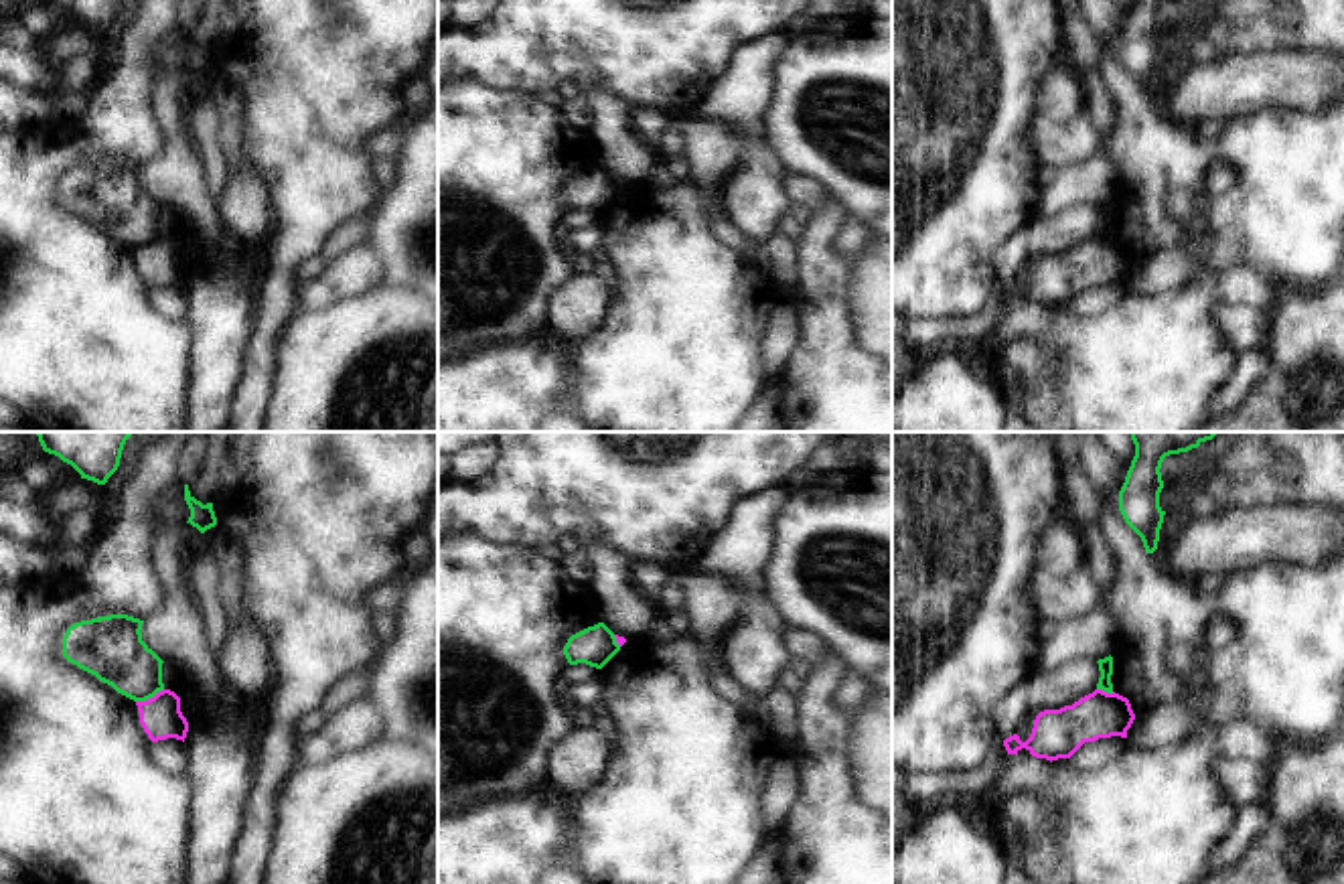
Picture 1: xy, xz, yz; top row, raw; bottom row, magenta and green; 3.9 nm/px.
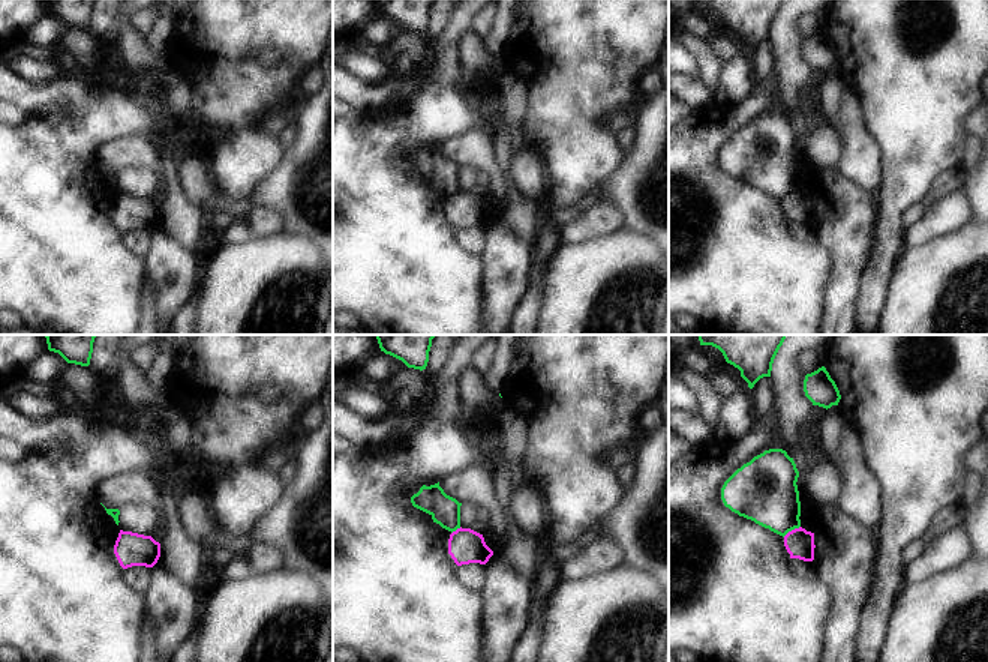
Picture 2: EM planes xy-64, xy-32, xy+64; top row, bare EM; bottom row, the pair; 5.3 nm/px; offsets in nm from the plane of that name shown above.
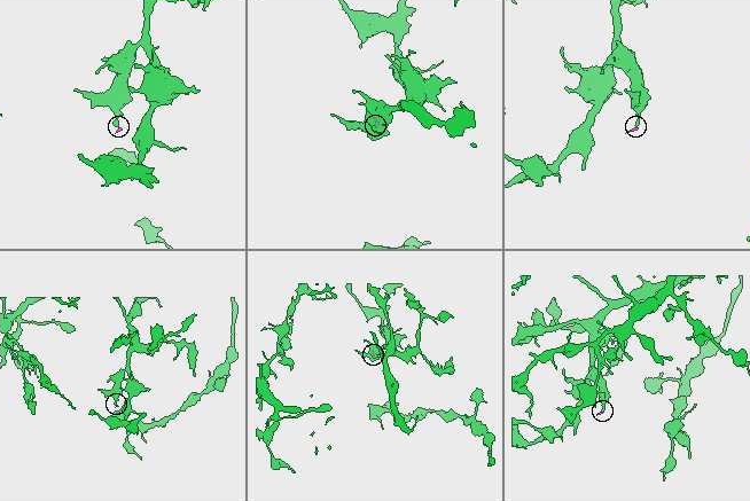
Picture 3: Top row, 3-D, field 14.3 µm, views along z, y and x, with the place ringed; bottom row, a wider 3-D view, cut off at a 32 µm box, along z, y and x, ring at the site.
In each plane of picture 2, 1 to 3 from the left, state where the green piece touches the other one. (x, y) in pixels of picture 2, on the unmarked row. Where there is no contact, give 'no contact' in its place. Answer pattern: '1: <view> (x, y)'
1: no contact
2: xy-32 (458, 192)
3: xy+64 (792, 194)

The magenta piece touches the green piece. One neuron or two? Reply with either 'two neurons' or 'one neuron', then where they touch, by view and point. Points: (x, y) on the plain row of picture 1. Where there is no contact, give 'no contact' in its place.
two neurons | xy (151, 244)

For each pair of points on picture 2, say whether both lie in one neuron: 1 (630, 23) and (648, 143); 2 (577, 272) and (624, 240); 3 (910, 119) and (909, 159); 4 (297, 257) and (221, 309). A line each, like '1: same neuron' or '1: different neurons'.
1: different neurons
2: same neuron
3: same neuron
4: same neuron

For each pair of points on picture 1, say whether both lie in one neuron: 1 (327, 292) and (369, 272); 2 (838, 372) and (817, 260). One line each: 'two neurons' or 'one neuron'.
1: one neuron
2: one neuron

